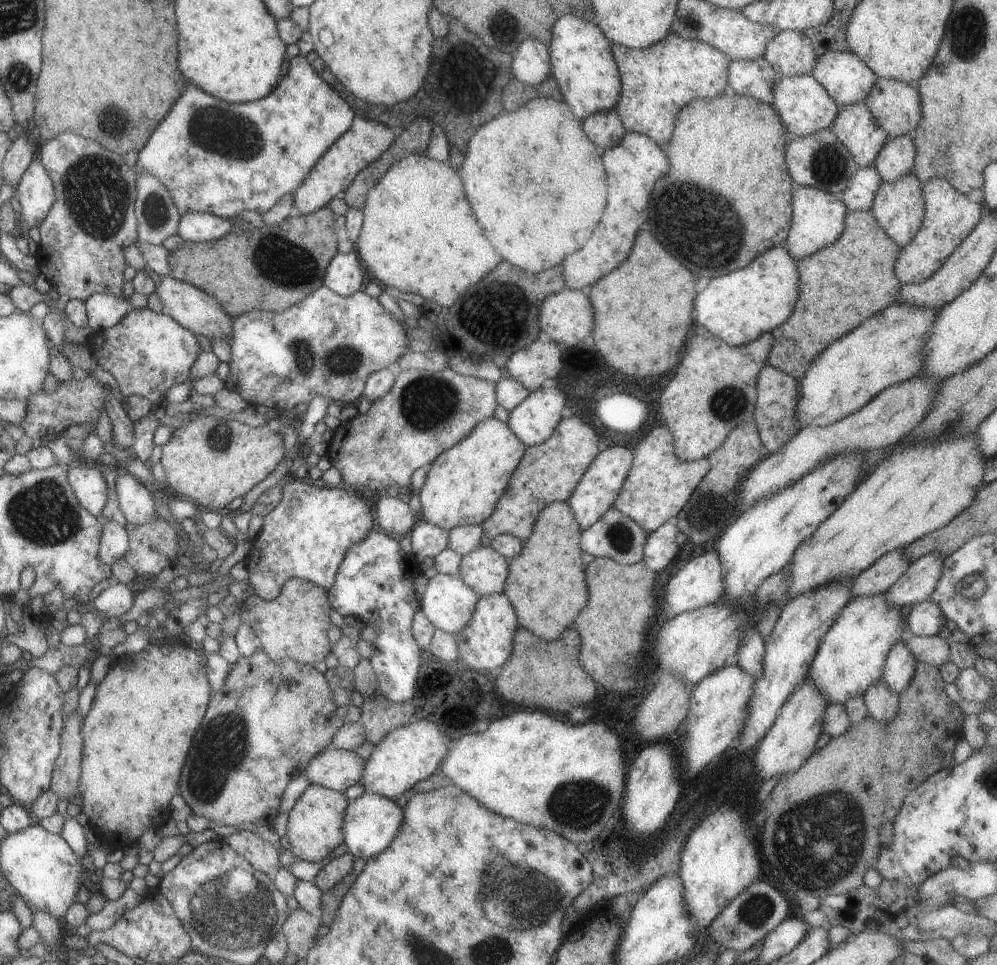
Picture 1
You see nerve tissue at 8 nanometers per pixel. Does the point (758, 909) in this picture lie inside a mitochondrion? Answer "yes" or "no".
yes

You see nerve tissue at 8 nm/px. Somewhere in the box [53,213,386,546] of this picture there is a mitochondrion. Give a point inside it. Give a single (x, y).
(346, 361)

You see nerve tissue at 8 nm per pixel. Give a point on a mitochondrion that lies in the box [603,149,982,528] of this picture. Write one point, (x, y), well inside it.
(705, 217)

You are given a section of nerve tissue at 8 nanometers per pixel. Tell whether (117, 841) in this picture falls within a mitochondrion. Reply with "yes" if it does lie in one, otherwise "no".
no

